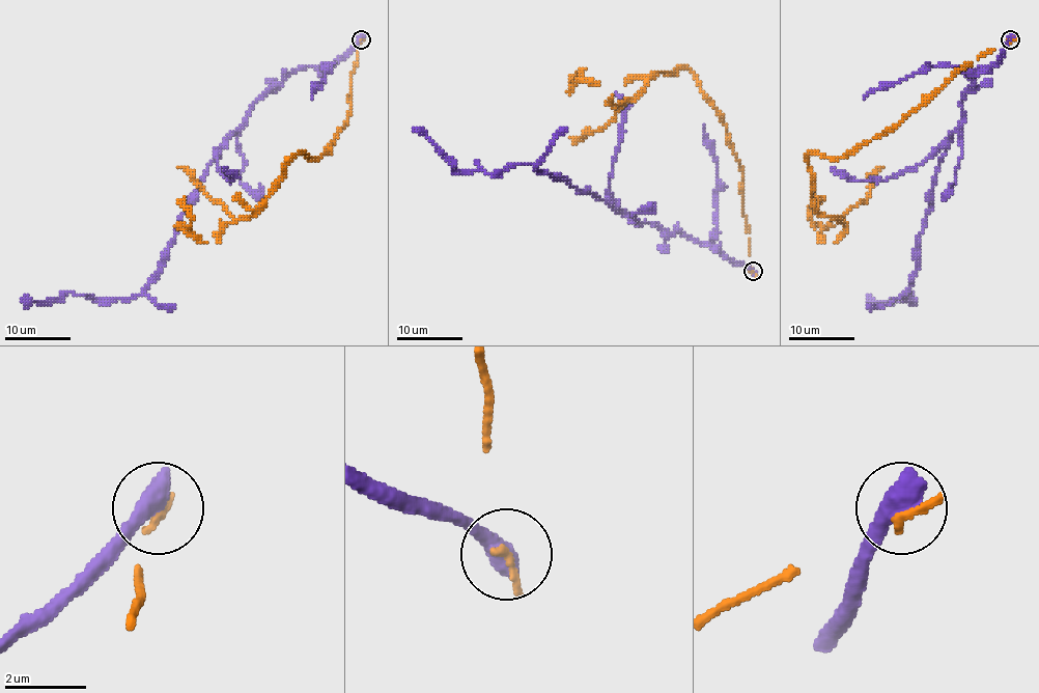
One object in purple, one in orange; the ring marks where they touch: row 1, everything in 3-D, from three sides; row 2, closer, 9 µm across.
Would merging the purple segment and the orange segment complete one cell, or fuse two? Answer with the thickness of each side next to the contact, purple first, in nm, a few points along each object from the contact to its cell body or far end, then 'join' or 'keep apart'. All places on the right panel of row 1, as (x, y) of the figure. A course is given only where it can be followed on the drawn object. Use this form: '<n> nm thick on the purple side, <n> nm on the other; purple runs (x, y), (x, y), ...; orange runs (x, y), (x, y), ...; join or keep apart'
650 nm thick on the purple side, 190 nm on the other; purple runs (1010, 39), (973, 74), (962, 100), (903, 294), (911, 301), (910, 293), (868, 299); orange runs (1011, 39), (843, 157), (811, 154), (812, 204), (845, 225), (835, 243), (817, 233), (811, 212), (820, 196); keep apart

